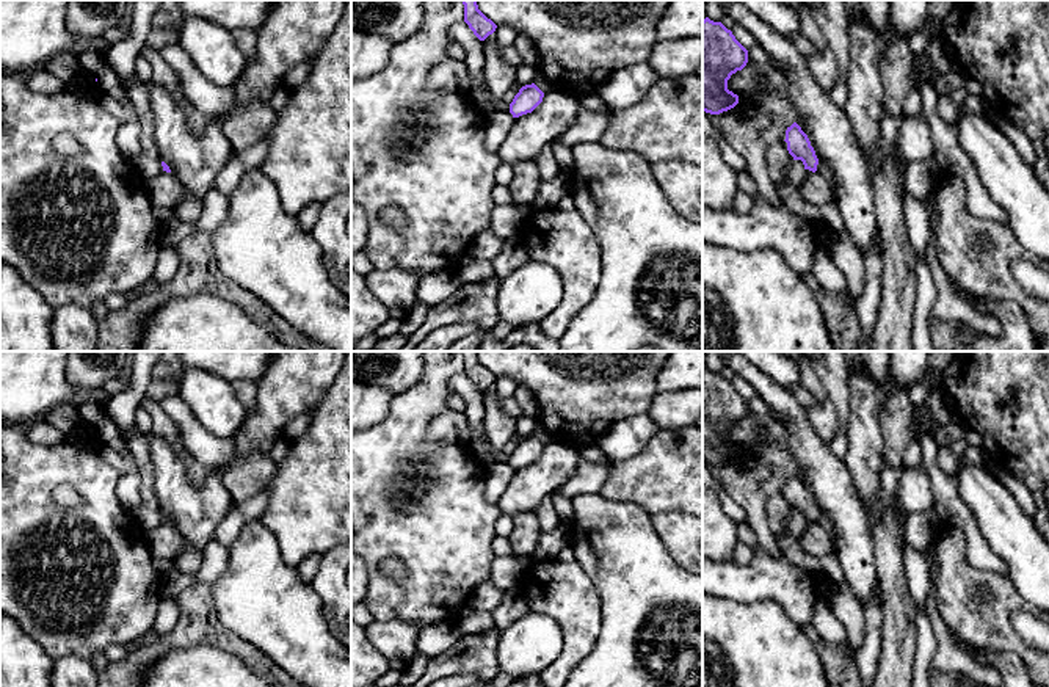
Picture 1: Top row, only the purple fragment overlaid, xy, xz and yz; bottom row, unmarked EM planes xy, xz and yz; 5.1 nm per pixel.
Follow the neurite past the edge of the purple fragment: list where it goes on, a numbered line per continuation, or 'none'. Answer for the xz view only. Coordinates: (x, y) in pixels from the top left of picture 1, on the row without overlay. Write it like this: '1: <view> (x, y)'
none

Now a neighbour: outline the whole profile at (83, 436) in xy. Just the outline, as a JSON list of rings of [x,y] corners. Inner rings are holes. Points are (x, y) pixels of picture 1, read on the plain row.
[[[80,420],[78,425],[64,436],[64,441],[80,450],[94,453],[100,453],[100,449],[103,445],[99,439],[99,434],[96,433],[96,428],[83,420]]]

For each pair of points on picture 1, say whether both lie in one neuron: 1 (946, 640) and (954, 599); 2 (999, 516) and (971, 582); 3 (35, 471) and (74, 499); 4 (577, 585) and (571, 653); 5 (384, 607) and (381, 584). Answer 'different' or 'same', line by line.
1: different
2: different
3: different
4: same
5: same

